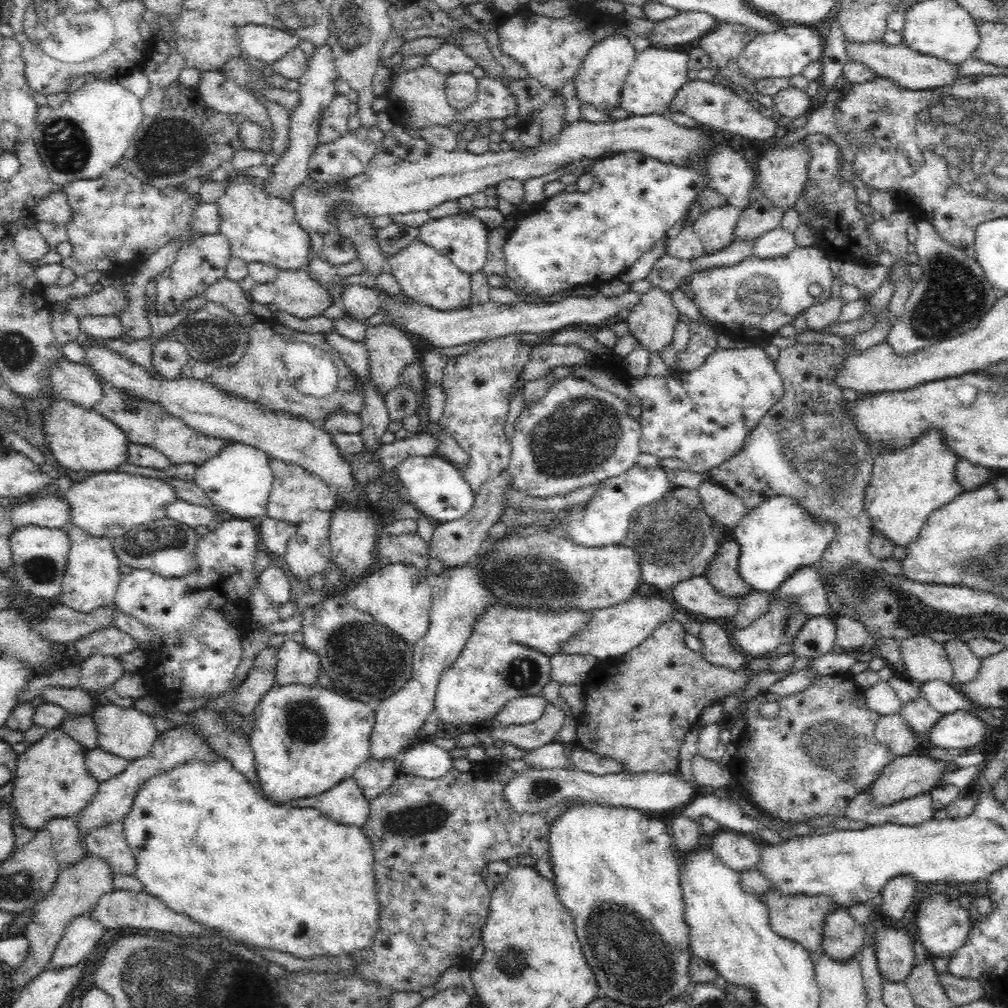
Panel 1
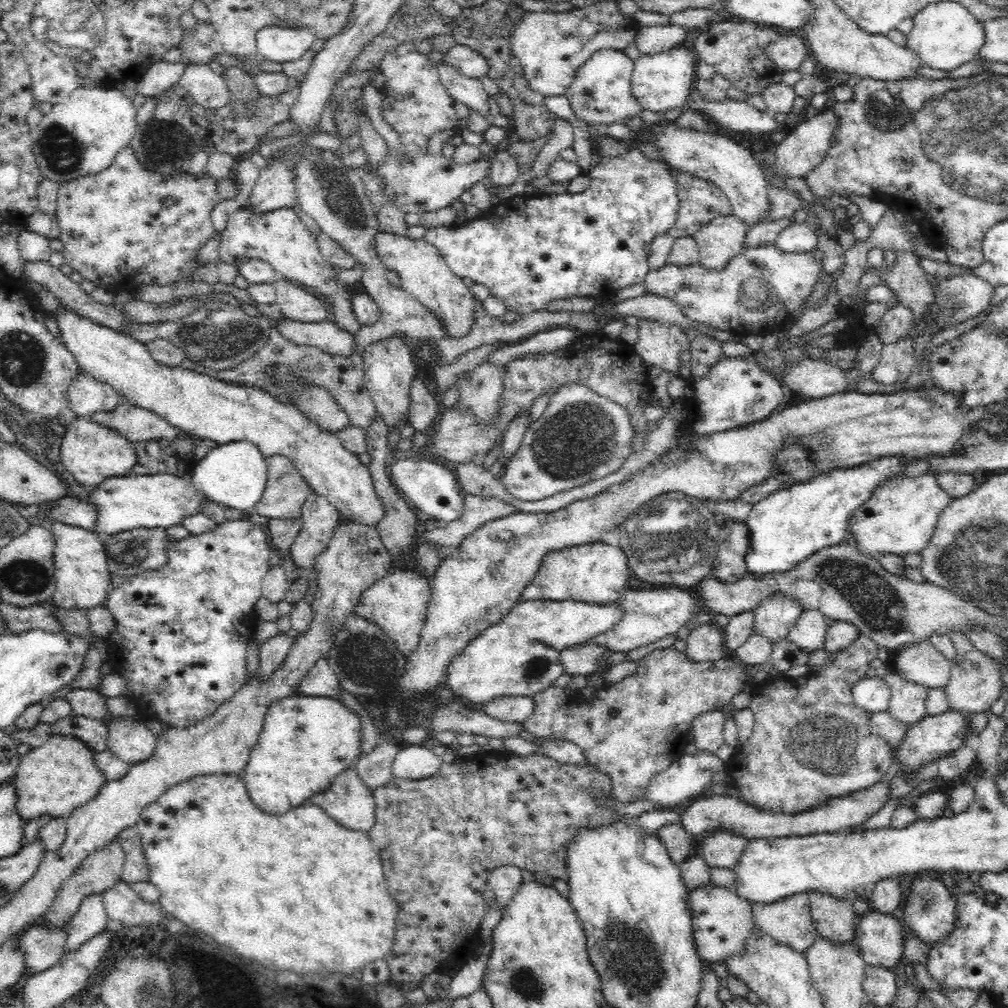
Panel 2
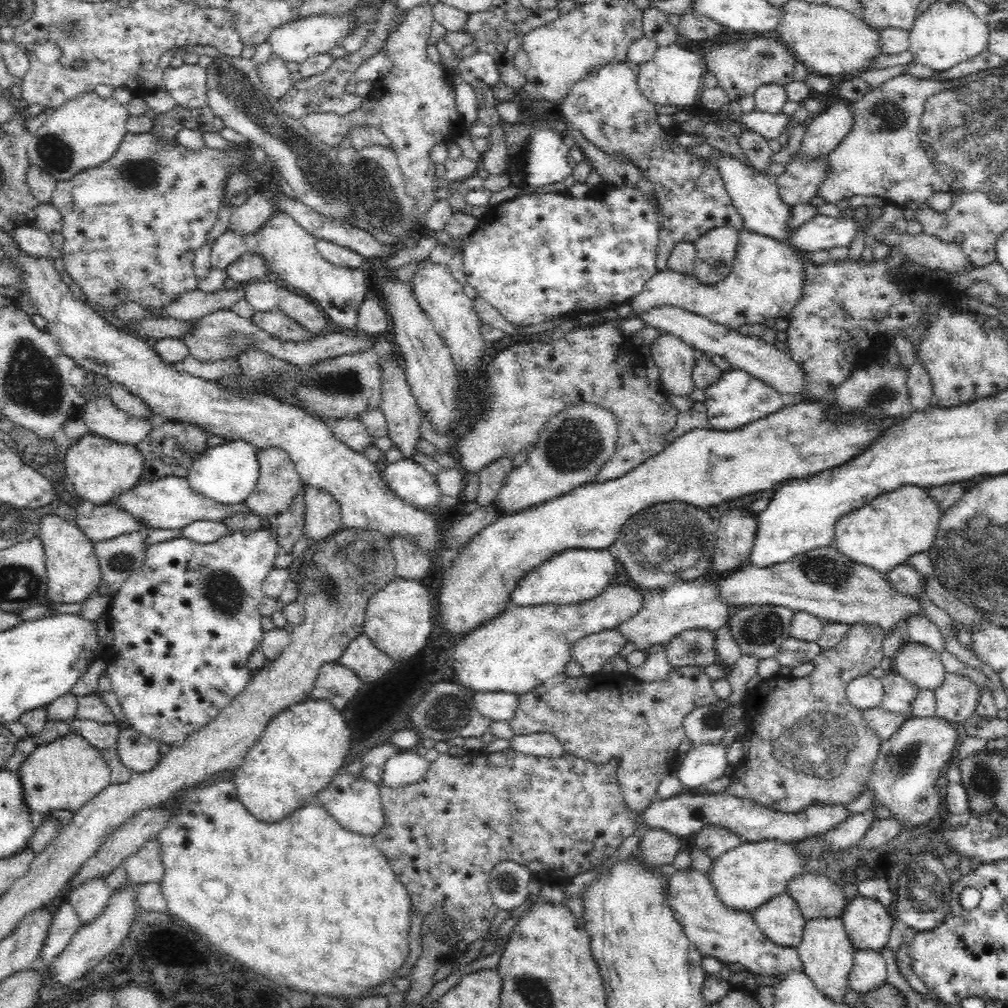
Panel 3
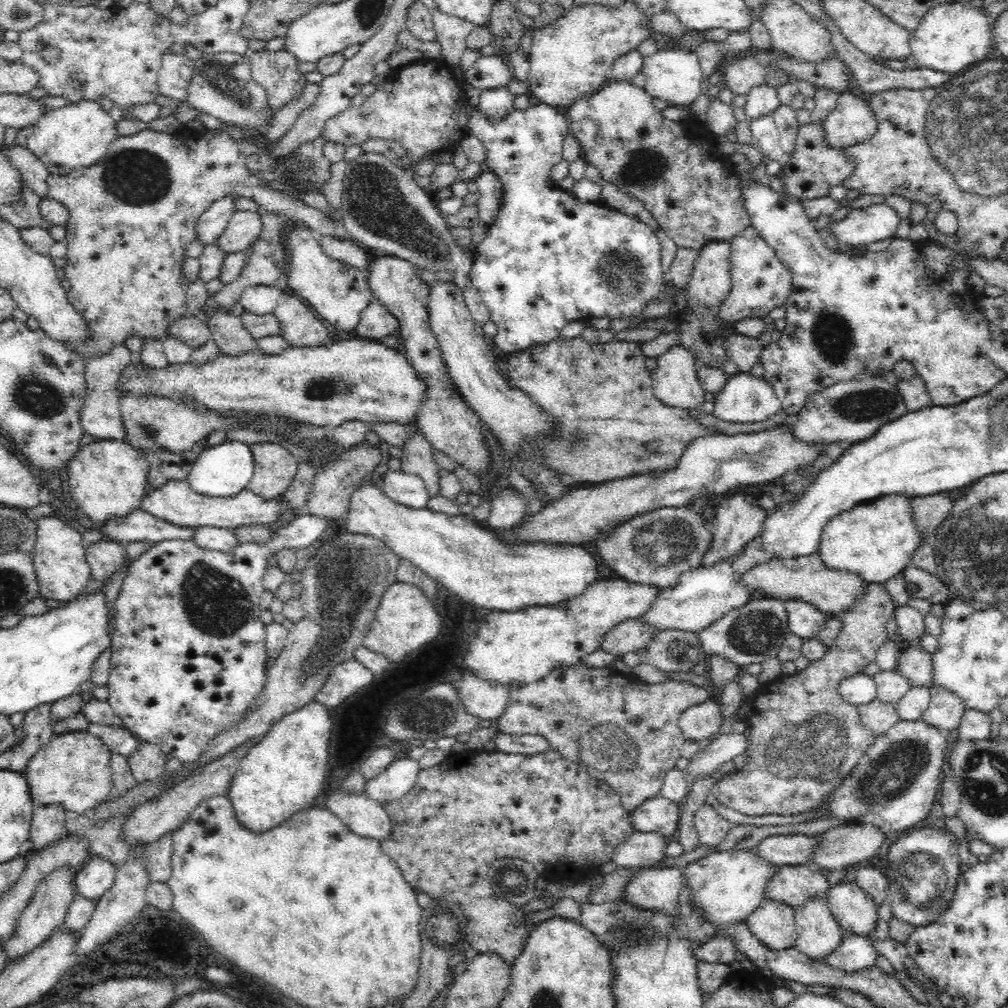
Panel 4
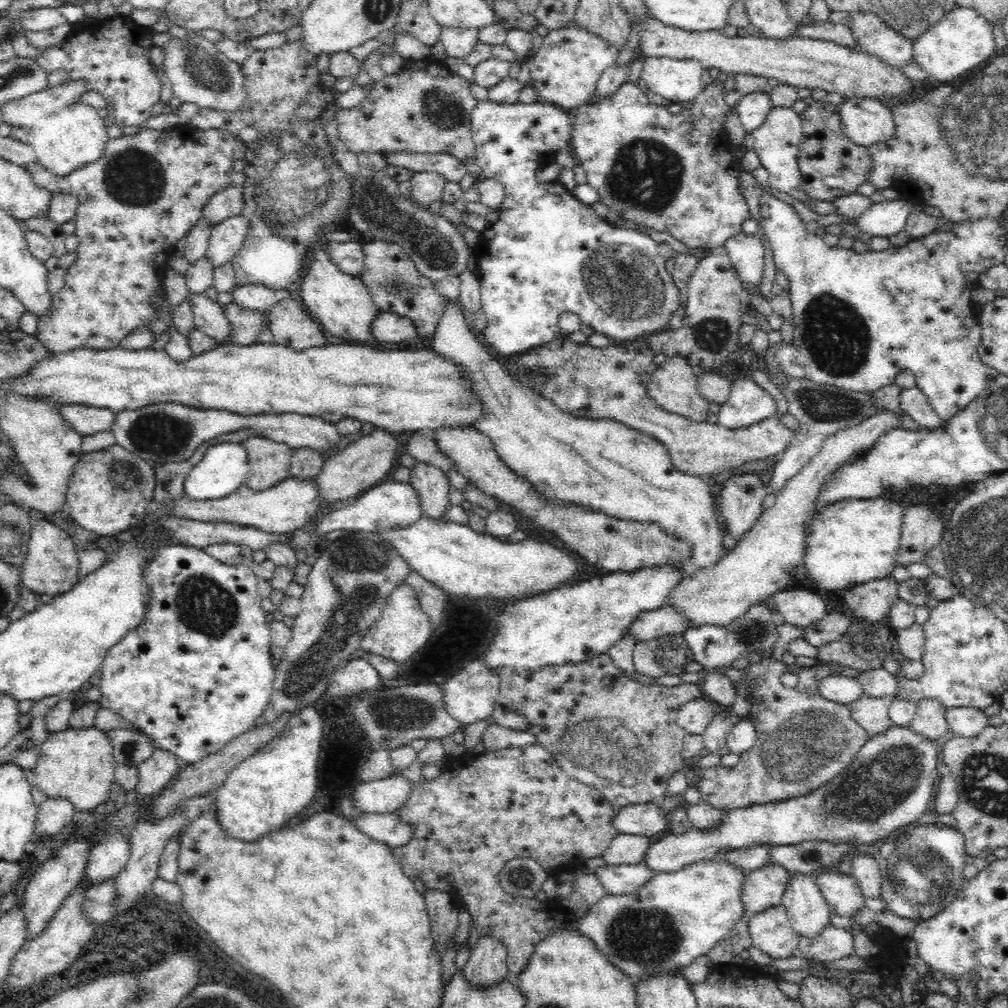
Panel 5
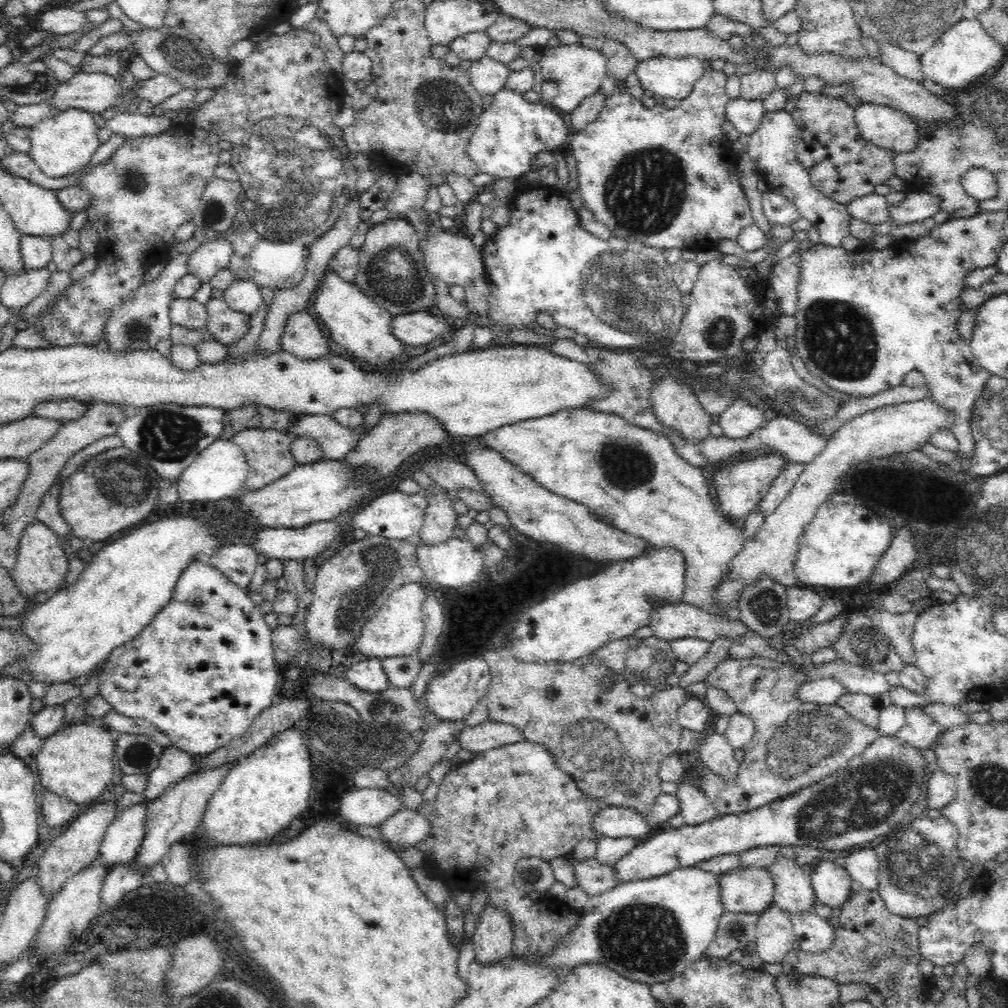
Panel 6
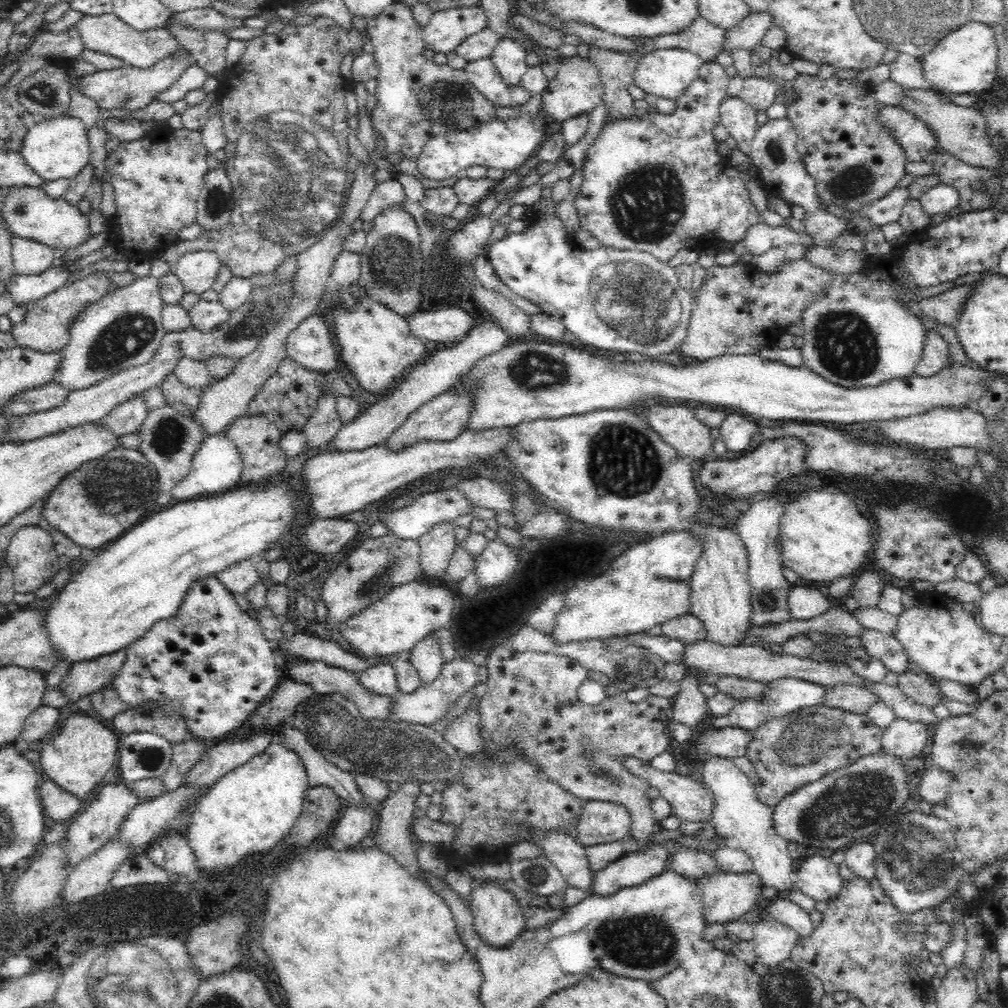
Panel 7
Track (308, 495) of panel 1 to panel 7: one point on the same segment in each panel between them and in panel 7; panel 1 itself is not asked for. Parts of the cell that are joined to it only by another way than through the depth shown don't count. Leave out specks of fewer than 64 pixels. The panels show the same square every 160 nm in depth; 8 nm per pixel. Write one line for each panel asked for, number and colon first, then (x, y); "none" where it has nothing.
2: (286, 491)
3: (278, 482)
4: (275, 467)
5: (269, 462)
6: (268, 453)
7: (256, 437)

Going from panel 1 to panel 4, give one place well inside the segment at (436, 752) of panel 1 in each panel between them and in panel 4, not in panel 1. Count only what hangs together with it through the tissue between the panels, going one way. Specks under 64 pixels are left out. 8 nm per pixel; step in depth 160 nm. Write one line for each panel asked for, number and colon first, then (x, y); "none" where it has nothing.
2: (412, 761)
3: (404, 767)
4: (399, 778)

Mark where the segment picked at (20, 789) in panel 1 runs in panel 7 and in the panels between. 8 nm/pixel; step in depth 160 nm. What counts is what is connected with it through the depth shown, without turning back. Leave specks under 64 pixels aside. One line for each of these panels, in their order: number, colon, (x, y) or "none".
2: (59, 776)
3: (65, 774)
4: (74, 769)
5: (77, 764)
6: (77, 762)
7: (77, 759)

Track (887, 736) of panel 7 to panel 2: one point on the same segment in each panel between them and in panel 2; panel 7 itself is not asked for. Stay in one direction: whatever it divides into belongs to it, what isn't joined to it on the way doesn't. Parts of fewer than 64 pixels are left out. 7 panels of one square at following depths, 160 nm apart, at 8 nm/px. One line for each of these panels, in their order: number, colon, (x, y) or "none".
2: (974, 681)
3: (956, 697)
4: (944, 711)
5: (929, 720)
6: (920, 731)

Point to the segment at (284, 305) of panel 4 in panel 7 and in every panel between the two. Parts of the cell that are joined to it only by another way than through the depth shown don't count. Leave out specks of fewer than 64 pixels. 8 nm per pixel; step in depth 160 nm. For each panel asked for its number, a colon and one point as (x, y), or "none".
5: (291, 325)
6: (302, 337)
7: (309, 344)

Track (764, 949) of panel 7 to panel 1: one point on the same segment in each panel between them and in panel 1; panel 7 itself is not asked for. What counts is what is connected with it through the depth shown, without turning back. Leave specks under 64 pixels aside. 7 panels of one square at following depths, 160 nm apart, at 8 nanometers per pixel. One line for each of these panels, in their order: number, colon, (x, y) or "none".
1: (799, 918)
2: (788, 921)
3: (780, 920)
4: (772, 923)
5: (771, 930)
6: (774, 937)

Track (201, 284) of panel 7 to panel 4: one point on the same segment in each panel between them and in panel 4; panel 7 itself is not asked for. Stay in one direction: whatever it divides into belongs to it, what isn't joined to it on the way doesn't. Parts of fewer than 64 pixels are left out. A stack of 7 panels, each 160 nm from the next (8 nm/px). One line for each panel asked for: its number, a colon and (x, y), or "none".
4: (243, 228)
5: (226, 239)
6: (208, 259)

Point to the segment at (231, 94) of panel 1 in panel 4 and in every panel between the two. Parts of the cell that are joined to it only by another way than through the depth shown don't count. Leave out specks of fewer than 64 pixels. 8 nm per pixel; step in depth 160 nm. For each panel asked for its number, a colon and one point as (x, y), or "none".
2: (208, 90)
3: (186, 83)
4: (175, 71)

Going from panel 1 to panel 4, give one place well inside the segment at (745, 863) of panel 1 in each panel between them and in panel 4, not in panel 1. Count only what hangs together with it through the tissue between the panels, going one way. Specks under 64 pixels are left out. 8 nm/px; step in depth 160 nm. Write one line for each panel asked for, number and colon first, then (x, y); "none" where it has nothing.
2: (722, 849)
3: (713, 840)
4: (711, 827)

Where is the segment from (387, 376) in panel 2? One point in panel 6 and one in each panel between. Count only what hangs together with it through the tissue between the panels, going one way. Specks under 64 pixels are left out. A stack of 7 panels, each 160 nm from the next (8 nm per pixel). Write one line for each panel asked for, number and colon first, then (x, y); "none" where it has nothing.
3: (400, 408)
4: (417, 458)
5: (432, 486)
6: (440, 521)

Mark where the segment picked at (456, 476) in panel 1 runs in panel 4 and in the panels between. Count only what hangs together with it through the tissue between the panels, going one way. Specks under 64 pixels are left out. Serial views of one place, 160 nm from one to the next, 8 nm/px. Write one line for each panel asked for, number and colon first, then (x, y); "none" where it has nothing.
2: (433, 489)
3: (406, 479)
4: (408, 490)

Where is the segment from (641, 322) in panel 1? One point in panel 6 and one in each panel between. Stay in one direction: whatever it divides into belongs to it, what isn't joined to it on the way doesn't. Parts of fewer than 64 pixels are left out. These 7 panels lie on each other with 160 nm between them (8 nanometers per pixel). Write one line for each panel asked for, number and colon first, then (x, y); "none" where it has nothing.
2: (659, 345)
3: (675, 359)
4: (674, 382)
5: (674, 389)
6: (674, 405)

